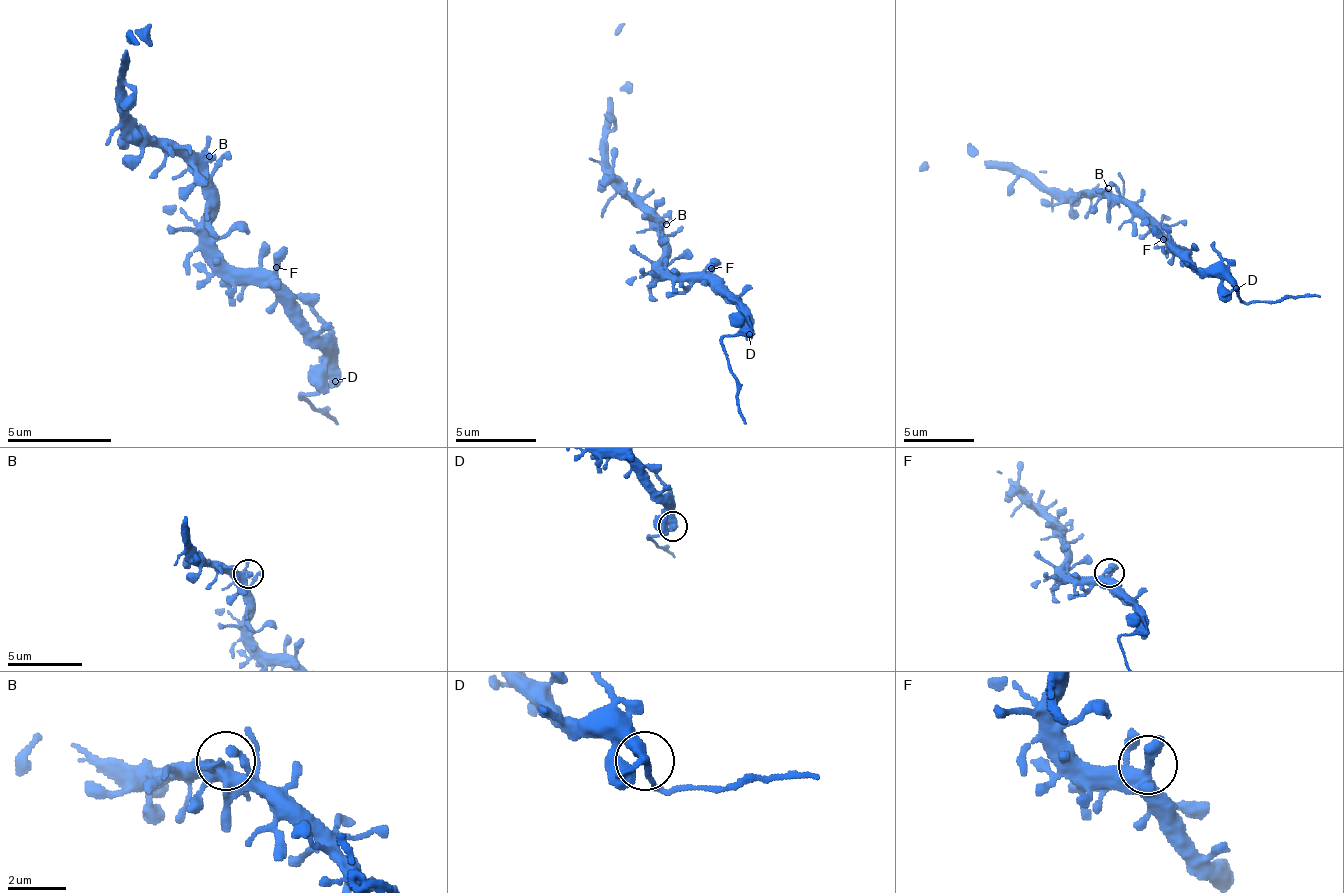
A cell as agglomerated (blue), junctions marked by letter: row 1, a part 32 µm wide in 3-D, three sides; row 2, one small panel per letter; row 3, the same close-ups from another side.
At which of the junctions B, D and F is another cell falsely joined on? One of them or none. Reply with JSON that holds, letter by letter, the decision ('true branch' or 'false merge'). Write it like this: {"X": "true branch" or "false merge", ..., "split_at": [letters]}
{"B": "true branch", "D": "false merge", "F": "true branch", "split_at": ["D"]}

